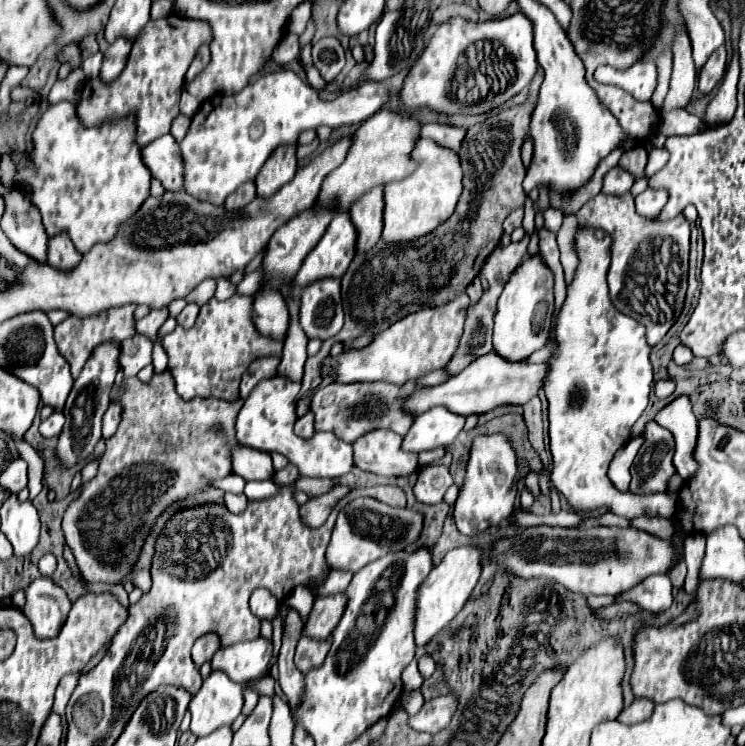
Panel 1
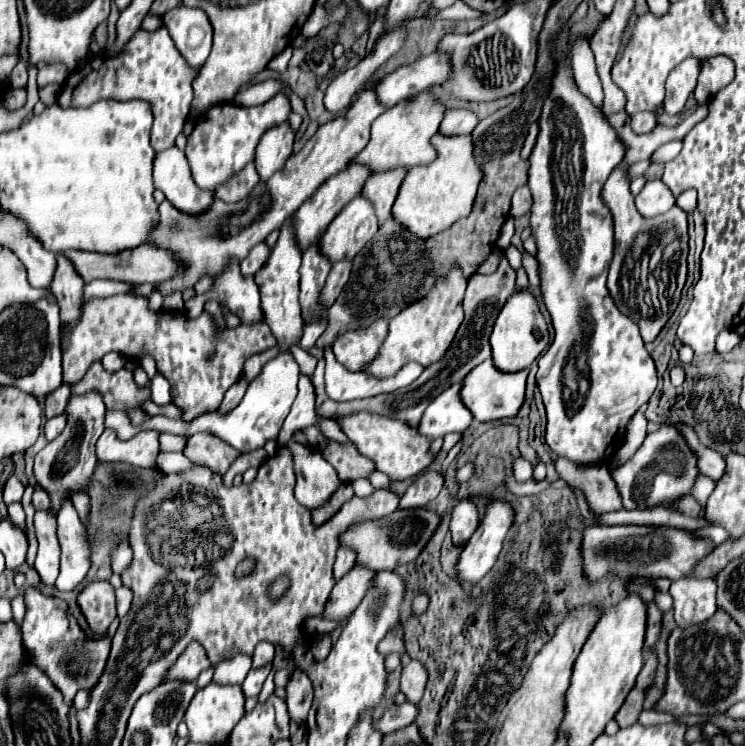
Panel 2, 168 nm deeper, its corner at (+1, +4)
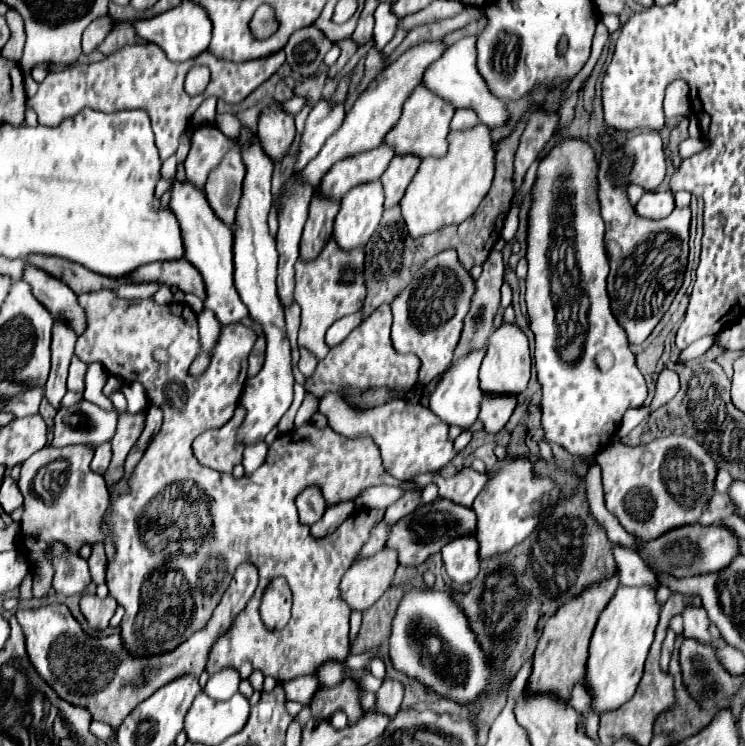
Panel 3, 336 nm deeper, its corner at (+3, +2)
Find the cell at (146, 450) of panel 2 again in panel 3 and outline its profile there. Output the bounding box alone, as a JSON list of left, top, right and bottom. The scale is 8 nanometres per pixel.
[90,443,112,475]

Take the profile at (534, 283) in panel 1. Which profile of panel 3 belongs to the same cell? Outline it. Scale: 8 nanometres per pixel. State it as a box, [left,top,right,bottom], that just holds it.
[480,323,530,397]

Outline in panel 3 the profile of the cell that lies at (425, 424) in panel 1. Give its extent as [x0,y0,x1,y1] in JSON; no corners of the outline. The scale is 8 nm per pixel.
[430,349,486,429]

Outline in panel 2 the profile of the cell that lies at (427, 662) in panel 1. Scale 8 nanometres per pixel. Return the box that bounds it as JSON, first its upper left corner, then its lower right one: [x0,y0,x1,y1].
[400,661,426,703]

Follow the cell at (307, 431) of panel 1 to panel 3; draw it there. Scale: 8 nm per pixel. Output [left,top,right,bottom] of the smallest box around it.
[296,487,326,525]

